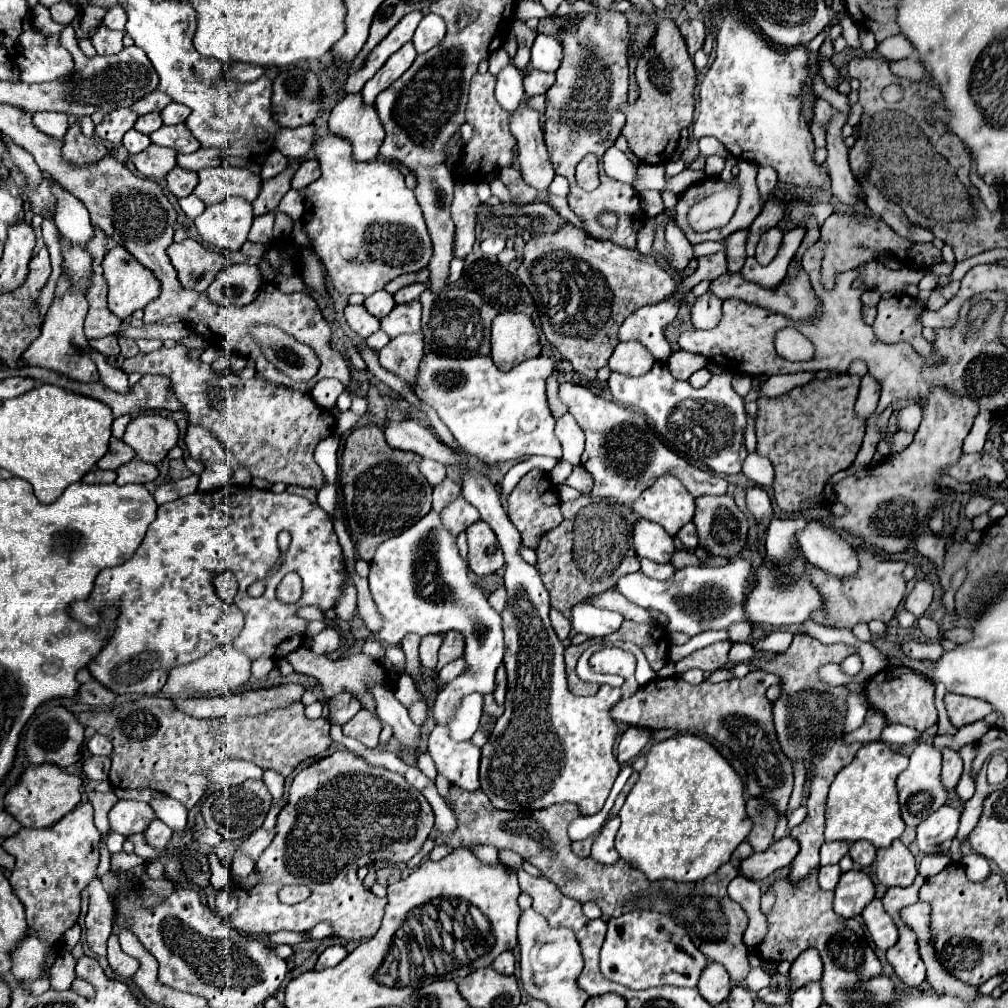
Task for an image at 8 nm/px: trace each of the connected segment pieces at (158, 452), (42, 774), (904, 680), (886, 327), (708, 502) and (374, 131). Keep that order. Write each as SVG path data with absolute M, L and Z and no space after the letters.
M141 414L131 420L125 430L123 442L127 442L139 460L157 464L171 448L177 446L179 430L171 418L159 414Z
M45 762L39 766L29 766L23 770L19 782L9 788L5 796L5 810L25 828L45 828L81 802L81 784L83 780L79 776L67 774L57 764Z
M887 666L885 670L877 672L875 676L871 676L865 682L861 696L865 698L865 702L871 710L883 712L887 722L905 724L909 728L915 728L917 732L923 732L937 722L937 708L933 702L933 684L911 668Z
M899 294L893 298L881 298L877 304L877 316L873 322L875 336L885 344L909 342L919 356L933 356L933 344L921 336L921 324L917 322L917 314L921 314L921 306L907 294Z
M701 496L695 498L697 510L693 524L697 526L699 546L703 546L711 556L723 556L723 558L735 558L743 550L747 542L747 516L735 506L731 496Z
M361 94L345 96L331 110L331 114L329 114L329 132L351 142L355 162L371 162L371 160L375 160L379 156L379 148L381 148L383 138L385 138L385 132L383 132L383 126L379 122L379 118L377 118L375 108L373 106L361 106Z

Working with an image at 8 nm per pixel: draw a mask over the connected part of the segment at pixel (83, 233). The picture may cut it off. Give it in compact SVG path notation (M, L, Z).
M59 182L51 186L51 192L57 198L55 224L61 232L61 238L69 244L87 242L93 236L93 226L89 220L89 212L85 210L85 204L71 192L67 192Z

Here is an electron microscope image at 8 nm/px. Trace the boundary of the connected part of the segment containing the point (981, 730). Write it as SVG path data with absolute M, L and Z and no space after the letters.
M977 720L975 724L971 724L971 726L963 726L955 736L935 736L935 740L933 740L933 744L937 746L937 748L943 748L943 746L947 746L947 748L953 748L953 750L959 750L963 744L967 744L967 742L977 742L983 734L985 734L985 730L989 730L991 726L985 722L985 720Z

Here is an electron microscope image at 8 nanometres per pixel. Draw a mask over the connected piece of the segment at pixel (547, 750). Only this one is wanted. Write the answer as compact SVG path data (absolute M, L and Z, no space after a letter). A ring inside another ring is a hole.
M471 466L461 468L461 494L467 502L471 502L479 514L481 520L485 520L493 532L499 538L499 544L505 554L505 588L507 588L507 606L501 612L503 618L503 630L505 630L505 668L507 668L507 700L505 700L505 712L497 720L489 742L483 746L481 756L481 770L479 770L479 782L481 790L489 796L491 804L497 810L543 810L553 804L573 802L579 806L583 814L595 814L605 804L605 798L609 796L609 790L619 774L619 762L613 756L613 742L617 734L617 724L609 716L609 708L621 700L625 694L633 694L639 684L631 676L625 680L621 688L601 686L597 694L593 696L573 696L567 688L567 676L565 676L565 662L563 662L563 642L557 638L555 630L549 622L549 594L533 566L523 562L519 558L519 544L521 536L517 534L517 528L509 522L503 506L501 496L497 488L489 482L485 474Z

